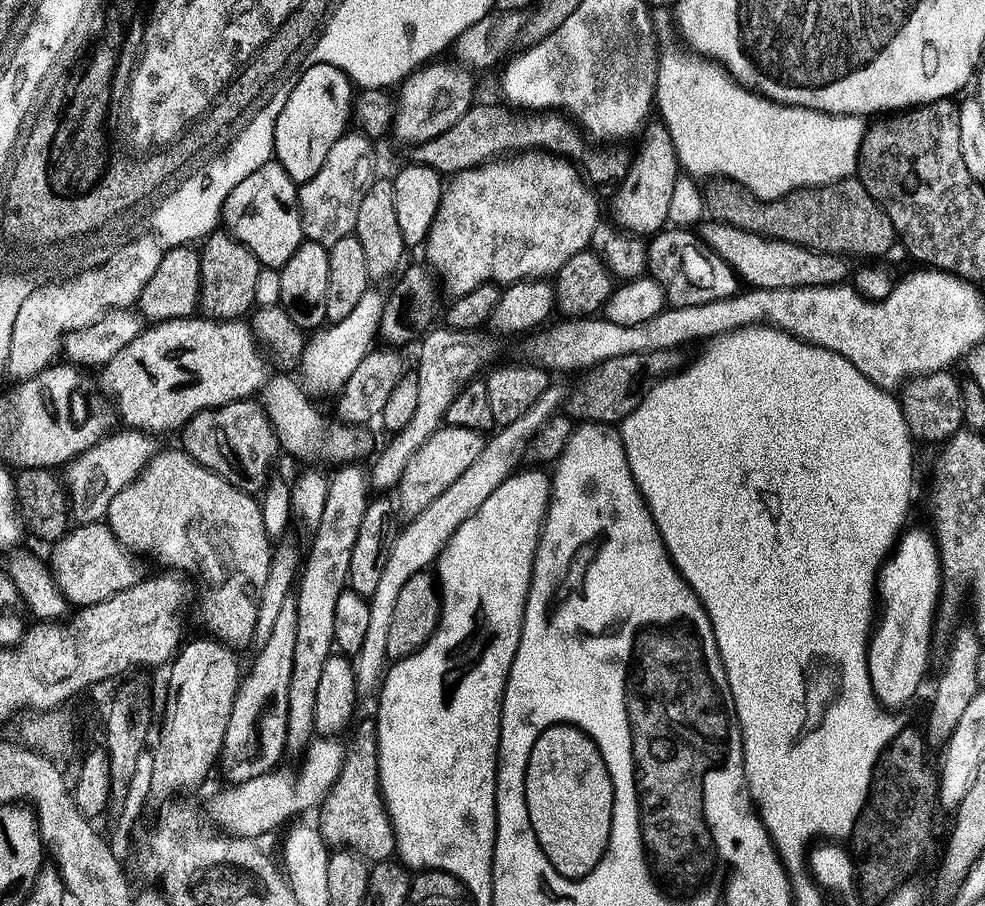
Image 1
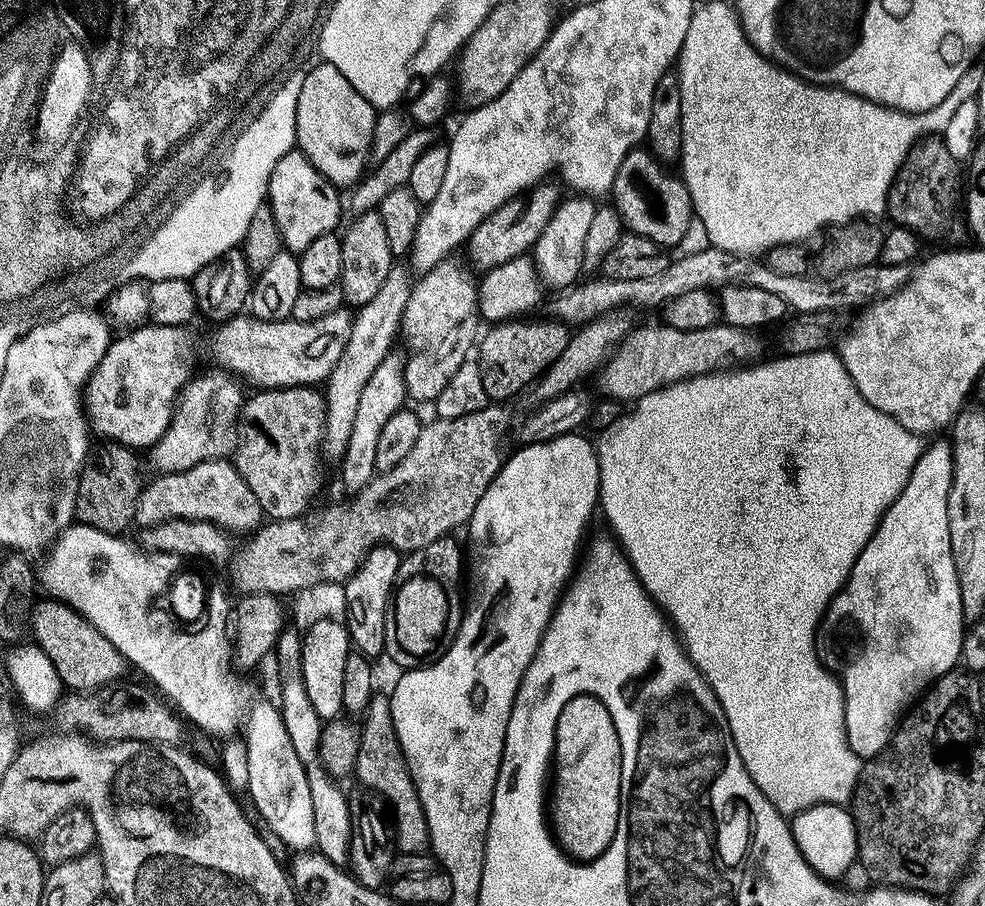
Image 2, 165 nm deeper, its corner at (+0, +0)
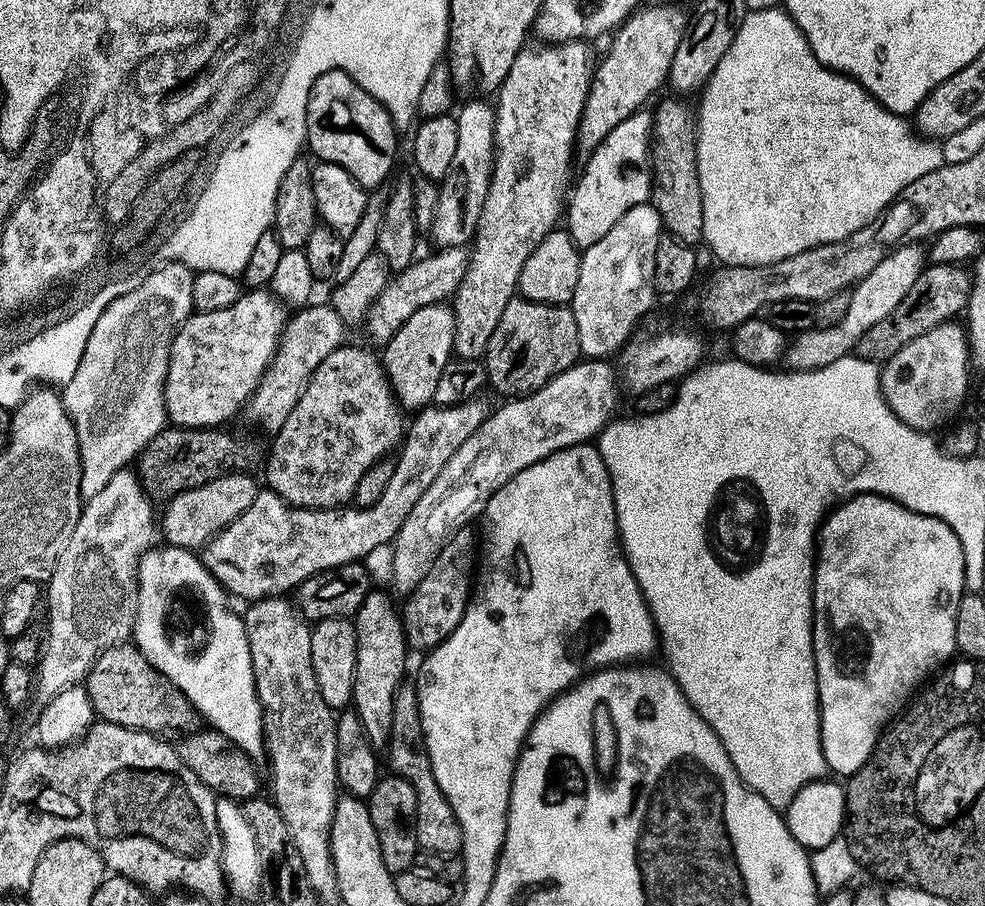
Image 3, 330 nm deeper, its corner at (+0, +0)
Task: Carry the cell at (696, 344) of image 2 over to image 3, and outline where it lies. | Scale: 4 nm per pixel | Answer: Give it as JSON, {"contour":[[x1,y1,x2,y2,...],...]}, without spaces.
{"contour":[[919,243,893,248,886,258,882,258,882,262,878,262,878,266,874,266,874,270,870,270,870,274,866,274,866,278,851,289,850,306,846,306,846,314,837,324,829,328,813,326,791,337,786,351,787,367,794,372,809,372,830,366,830,362,838,362,838,358,849,355,855,349,858,338,862,338,870,326,882,322,882,318,886,318,886,314,890,314,890,310,906,298,910,286,914,286,918,274,925,267,926,252]]}

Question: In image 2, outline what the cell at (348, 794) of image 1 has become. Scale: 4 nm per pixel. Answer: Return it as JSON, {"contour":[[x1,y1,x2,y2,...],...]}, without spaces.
{"contour":[[373,695,368,703,366,715,363,717,360,733,360,749,356,755,354,776,361,780,365,789,379,794,392,807,391,819,394,821,394,840,401,853,416,854,429,847,428,823,418,798,416,783,412,781,412,773,404,758,404,751,394,739,392,726,392,702,387,695]]}

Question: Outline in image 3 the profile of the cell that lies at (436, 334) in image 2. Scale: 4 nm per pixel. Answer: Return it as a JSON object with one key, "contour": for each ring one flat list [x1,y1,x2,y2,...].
{"contour":[[583,39,566,40,563,42,535,42,529,43,520,49,518,58,514,58,514,66,510,66,510,74,500,83,498,97,500,101,495,101,496,125,494,126,494,142,496,143,496,157,492,163,492,177,490,178,490,190,486,194,486,202,482,206,480,220,476,223,476,233,471,241,471,252,468,257,468,269,464,272,462,282,457,286,454,295,450,300,450,307,456,313,456,342,454,352,461,360,480,360,483,357,486,346,490,342,490,334,494,334,494,326,498,326,498,318,502,318,502,310,514,299,518,292,518,278,522,272,522,266,526,264,526,258,546,238,548,232,557,227,556,219,561,219,562,213,566,208,566,197,570,191,570,176,568,180,568,171,571,170,571,160,574,160,574,149,576,147,576,127,582,118,584,103,588,97,588,87,592,81,594,71,594,56,587,48]]}

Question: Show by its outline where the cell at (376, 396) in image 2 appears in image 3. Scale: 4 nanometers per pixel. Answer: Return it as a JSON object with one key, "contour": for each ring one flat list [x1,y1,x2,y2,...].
{"contour":[[447,303,422,306,402,322,400,329,388,339,382,348,384,373,401,409,419,410,429,407,434,401,438,377,454,356,456,342,456,313]]}

